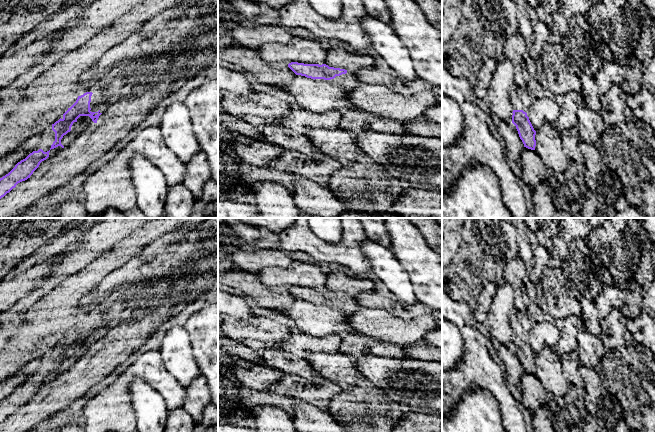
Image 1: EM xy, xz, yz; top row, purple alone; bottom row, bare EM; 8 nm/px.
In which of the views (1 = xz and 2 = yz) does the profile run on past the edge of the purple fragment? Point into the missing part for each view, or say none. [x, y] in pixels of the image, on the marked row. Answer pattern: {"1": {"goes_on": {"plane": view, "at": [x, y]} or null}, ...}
{"1": {"goes_on": {"plane": "xz", "at": [348, 81]}}, "2": {"goes_on": {"plane": "yz", "at": [521, 99]}}}

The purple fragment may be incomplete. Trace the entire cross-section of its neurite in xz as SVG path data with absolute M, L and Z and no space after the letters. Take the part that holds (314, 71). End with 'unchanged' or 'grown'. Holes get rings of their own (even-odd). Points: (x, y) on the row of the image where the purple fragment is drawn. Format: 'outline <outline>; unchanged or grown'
outline M298 62L288 63L288 67L296 74L314 79L316 81L328 81L341 87L351 90L360 86L361 83L355 76L354 72L345 69L329 67L322 64L304 64Z; grown

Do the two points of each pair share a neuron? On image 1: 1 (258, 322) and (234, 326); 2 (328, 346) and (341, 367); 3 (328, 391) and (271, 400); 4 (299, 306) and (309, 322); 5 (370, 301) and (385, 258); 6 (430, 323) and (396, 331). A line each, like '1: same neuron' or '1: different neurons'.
1: same neuron
2: different neurons
3: different neurons
4: same neuron
5: different neurons
6: same neuron

